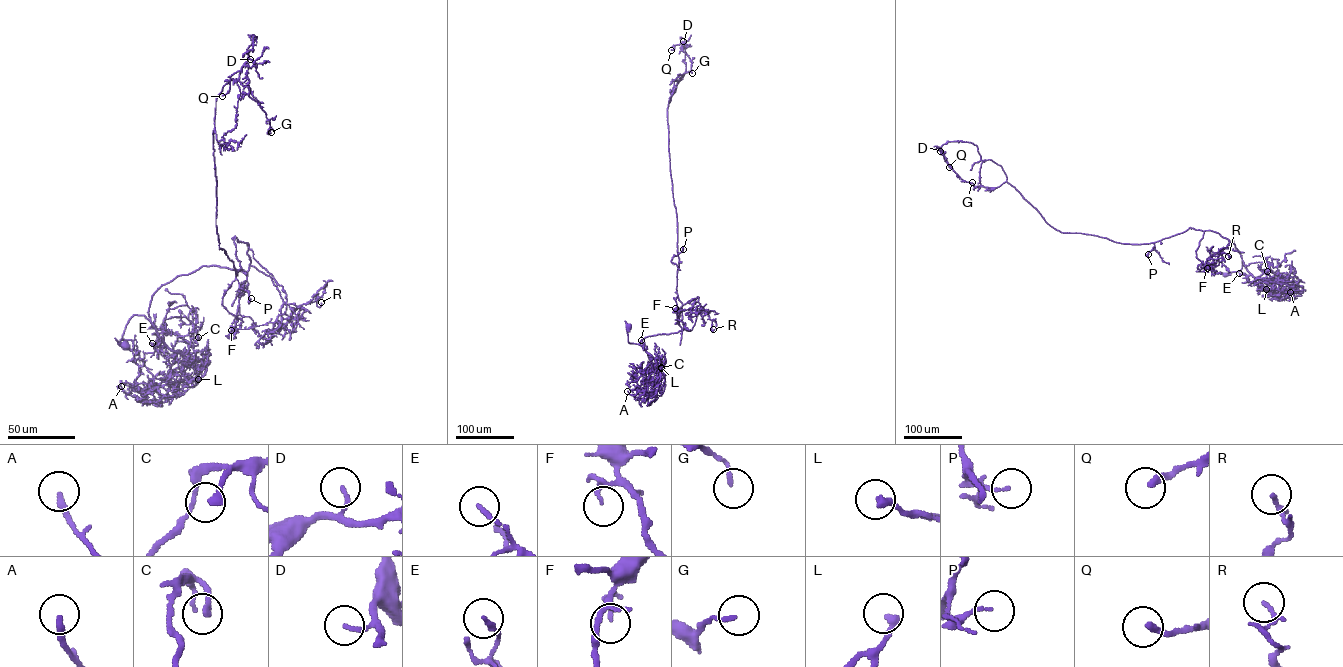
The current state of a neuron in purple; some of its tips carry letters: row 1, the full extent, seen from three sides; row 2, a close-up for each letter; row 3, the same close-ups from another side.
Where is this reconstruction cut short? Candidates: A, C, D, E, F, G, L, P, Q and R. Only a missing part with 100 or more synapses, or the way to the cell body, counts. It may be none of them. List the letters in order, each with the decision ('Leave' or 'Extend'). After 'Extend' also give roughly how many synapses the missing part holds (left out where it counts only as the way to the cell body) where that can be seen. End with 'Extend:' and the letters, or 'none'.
A: Leave
C: Leave
D: Leave
E: Leave
F: Leave
G: Leave
L: Leave
P: Leave
Q: Leave
R: Leave
Extend: none

